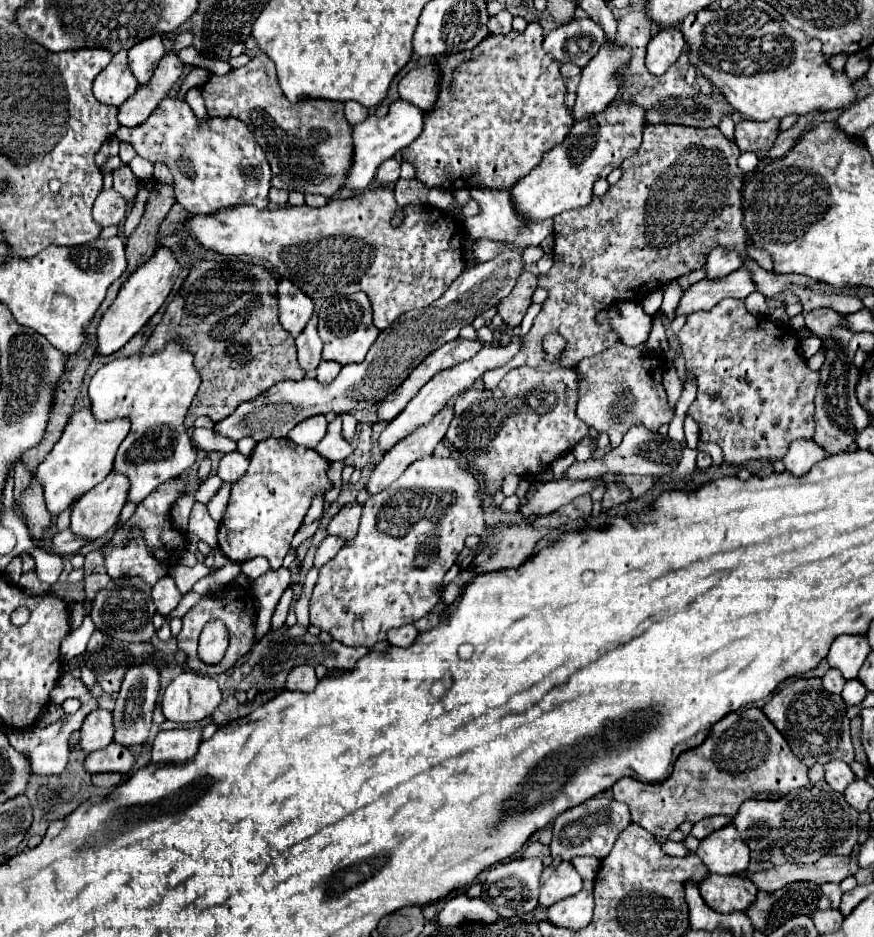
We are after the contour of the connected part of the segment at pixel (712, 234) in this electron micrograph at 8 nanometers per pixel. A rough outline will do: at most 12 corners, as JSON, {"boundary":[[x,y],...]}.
{"boundary":[[648,125],[622,177],[554,217],[548,299],[506,365],[618,341],[616,301],[736,247],[764,297],[808,277],[746,257],[740,149]]}

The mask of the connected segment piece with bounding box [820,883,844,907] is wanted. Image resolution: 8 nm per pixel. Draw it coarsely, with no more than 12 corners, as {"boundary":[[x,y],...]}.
{"boundary":[[824,883],[824,895],[832,899],[832,907],[840,905],[844,891],[838,883]]}

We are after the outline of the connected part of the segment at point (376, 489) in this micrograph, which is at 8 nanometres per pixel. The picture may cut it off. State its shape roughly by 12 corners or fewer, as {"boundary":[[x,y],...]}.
{"boundary":[[448,403],[376,465],[366,487],[384,491],[412,461],[432,455],[454,409]]}

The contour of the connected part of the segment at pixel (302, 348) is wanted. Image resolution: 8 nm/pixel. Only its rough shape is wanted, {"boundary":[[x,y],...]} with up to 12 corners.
{"boundary":[[316,313],[296,337],[298,363],[304,371],[322,361]]}

